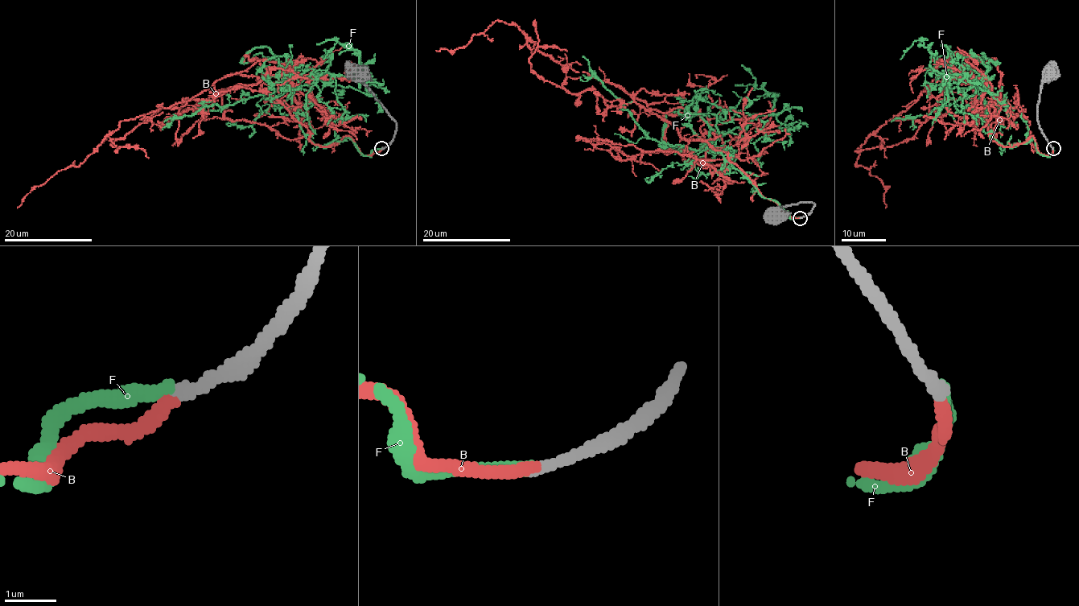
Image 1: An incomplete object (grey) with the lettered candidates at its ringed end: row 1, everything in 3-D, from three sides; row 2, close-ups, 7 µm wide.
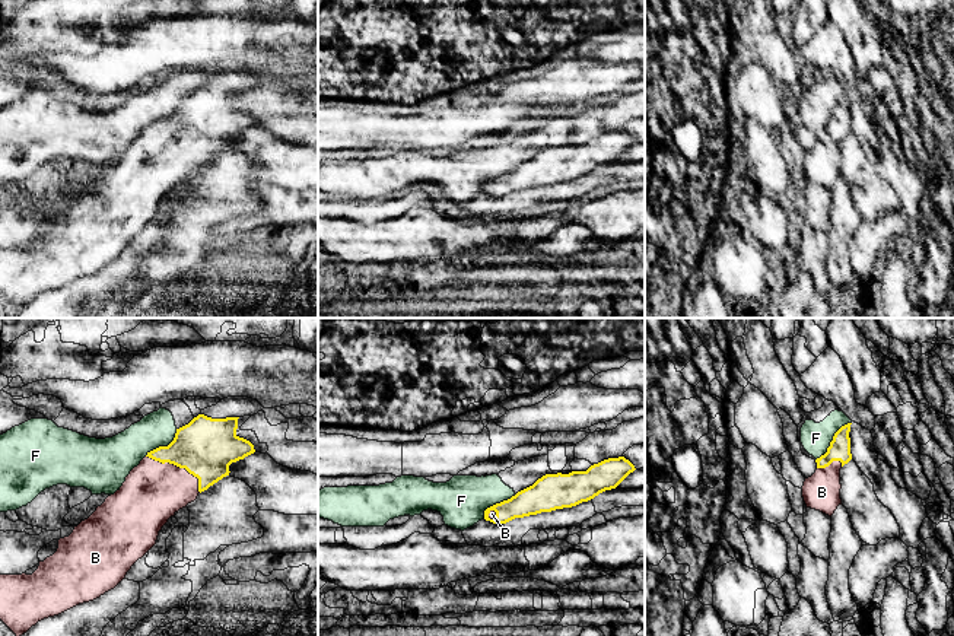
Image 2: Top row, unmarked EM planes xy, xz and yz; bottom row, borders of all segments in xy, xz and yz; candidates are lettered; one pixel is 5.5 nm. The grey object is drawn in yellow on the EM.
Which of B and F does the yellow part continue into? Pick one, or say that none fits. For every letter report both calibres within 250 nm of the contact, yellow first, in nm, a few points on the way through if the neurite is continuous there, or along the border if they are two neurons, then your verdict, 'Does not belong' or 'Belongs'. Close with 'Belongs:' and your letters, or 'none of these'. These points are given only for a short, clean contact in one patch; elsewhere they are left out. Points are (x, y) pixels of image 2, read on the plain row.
B: Thickness 320 nm (yellow) against 320 nm. Path across: xy (206, 120), (187, 139), (178, 139), (152, 165). Belongs
F: Thickness 120 nm (yellow) against 170 nm. Boundary: yz (851, 95), (845, 97), (835, 107), (827, 123), (816, 133). Does not belong
Belongs: B

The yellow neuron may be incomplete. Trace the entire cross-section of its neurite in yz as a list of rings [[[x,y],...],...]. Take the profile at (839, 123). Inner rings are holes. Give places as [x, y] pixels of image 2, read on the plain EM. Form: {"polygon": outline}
{"polygon": [[[850,98],[842,99],[834,106],[827,125],[815,133],[815,146],[805,152],[802,159],[802,171],[807,181],[820,184],[829,190],[842,178],[840,141],[852,133]]]}

